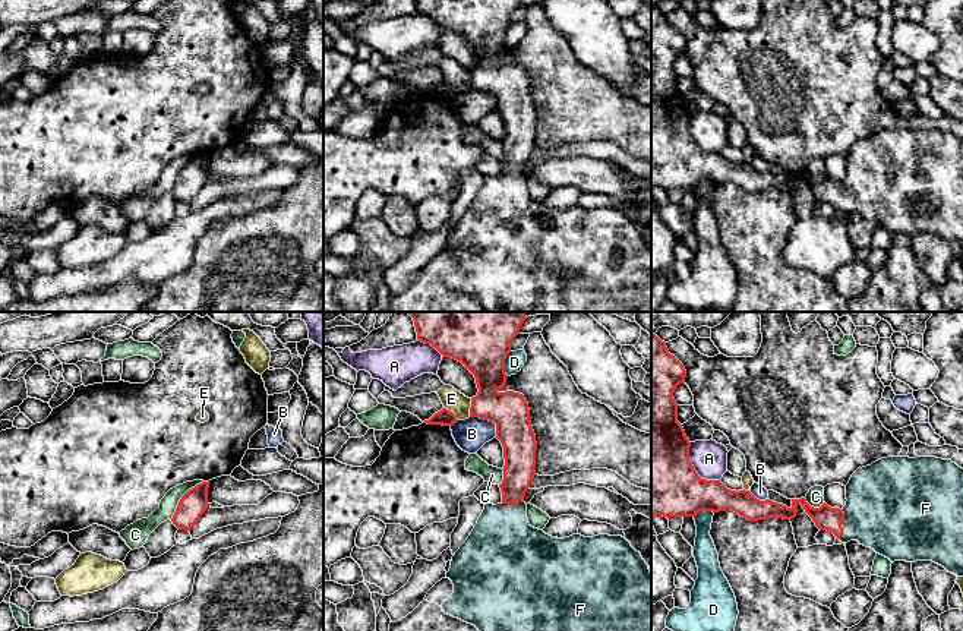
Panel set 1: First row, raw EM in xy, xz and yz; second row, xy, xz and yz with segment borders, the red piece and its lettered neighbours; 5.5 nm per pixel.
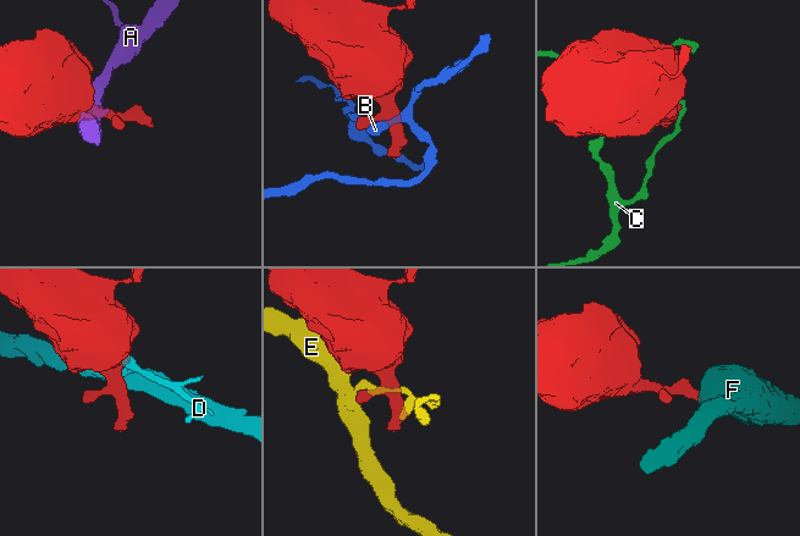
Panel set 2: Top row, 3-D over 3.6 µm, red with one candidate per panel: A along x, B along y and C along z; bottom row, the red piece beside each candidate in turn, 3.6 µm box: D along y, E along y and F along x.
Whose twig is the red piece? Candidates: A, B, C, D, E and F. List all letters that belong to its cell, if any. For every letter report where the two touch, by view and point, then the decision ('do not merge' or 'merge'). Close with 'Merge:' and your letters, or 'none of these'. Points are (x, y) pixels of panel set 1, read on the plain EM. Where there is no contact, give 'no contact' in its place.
A: contact yz (694, 141); do not merge
B: contact xz (489, 92); do not merge
C: contact xy (182, 170); do not merge
D: contact xz (504, 35); do not merge
E: contact xz (470, 79); do not merge
F: contact yz (842, 195); merge
Merge: F

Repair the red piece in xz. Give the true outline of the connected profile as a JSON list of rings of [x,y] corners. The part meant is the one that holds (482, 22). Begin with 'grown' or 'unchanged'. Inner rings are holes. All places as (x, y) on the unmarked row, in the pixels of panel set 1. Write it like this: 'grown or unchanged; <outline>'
grown; [[[416,0],[417,12],[435,19],[443,29],[452,29],[461,34],[476,50],[479,64],[471,70],[470,89],[480,89],[496,97],[496,110],[503,119],[503,152],[499,157],[502,164],[501,176],[486,176],[482,187],[477,192],[473,204],[467,212],[460,218],[451,233],[451,240],[446,244],[454,256],[452,268],[441,278],[445,285],[458,290],[467,296],[474,297],[484,312],[651,312],[651,243],[631,215],[622,208],[599,206],[594,209],[584,209],[581,206],[572,206],[565,211],[558,211],[546,206],[543,202],[530,198],[527,190],[527,176],[524,167],[530,160],[531,152],[536,148],[536,107],[530,94],[528,75],[522,66],[499,61],[505,59],[508,47],[505,45],[505,31],[511,25],[511,13],[520,6],[520,0]]]

